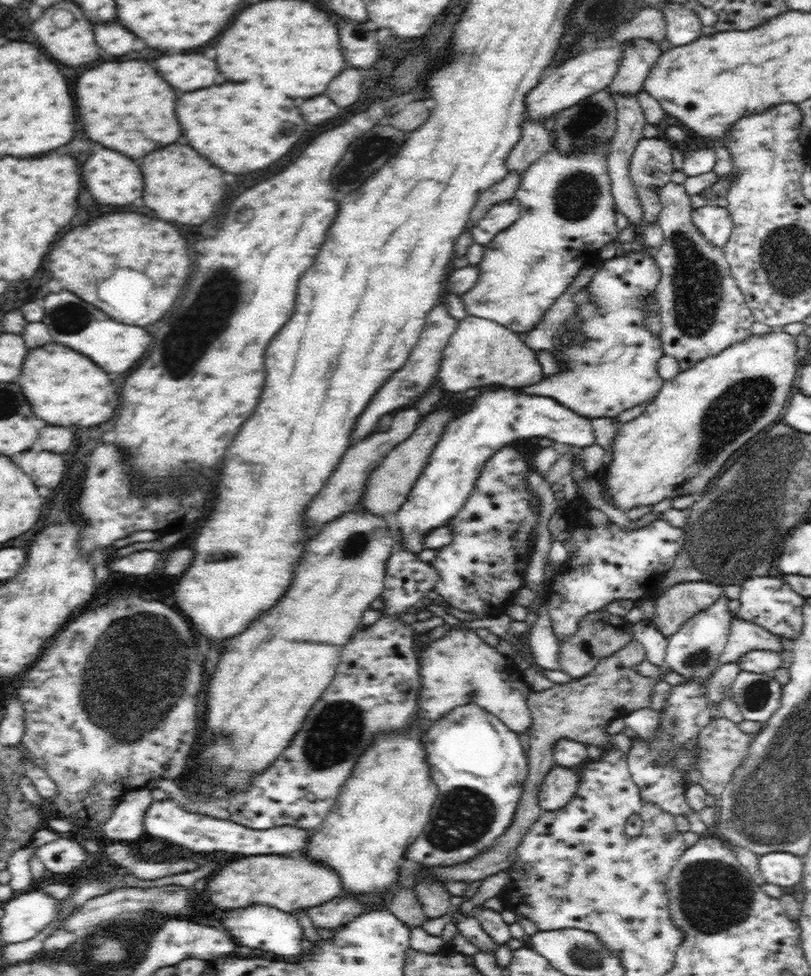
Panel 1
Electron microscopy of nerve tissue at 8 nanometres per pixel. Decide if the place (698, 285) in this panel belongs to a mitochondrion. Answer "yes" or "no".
yes

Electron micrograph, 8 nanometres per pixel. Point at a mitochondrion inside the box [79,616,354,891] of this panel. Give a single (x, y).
(126, 723)

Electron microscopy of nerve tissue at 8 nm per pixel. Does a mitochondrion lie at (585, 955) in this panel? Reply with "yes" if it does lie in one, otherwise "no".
yes

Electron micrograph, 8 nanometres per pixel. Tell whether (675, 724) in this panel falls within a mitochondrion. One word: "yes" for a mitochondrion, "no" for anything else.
yes

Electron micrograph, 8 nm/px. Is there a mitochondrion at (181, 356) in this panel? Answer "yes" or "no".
yes

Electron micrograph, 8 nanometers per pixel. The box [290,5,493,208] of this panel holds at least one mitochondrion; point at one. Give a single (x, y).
(381, 146)

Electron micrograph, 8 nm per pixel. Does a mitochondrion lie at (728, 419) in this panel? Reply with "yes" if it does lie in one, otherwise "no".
yes

